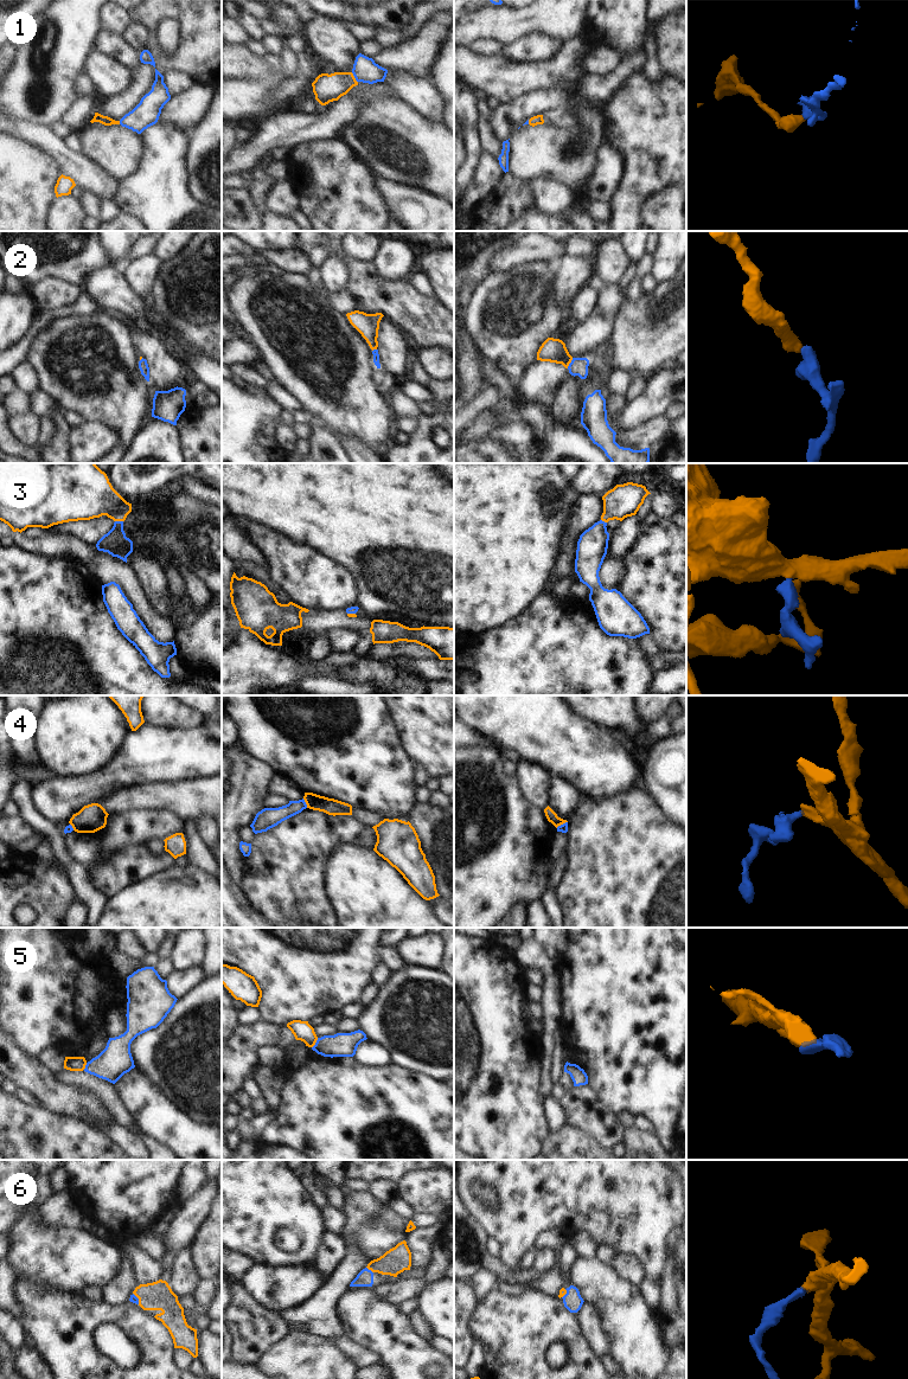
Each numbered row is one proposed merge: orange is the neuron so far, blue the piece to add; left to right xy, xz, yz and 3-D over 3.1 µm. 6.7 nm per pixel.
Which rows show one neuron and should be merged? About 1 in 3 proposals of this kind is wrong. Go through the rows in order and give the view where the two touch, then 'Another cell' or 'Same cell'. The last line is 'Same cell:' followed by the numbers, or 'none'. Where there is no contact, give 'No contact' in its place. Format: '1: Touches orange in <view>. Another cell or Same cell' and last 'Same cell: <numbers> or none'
1: Touches orange in xz. Same cell
2: Touches orange in yz. Same cell
3: Touches orange in xy. Same cell
4: Touches orange in yz. Another cell
5: Touches orange in xz. Another cell
6: Touches orange in xz. Same cell
Same cell: 1, 2, 3, 6

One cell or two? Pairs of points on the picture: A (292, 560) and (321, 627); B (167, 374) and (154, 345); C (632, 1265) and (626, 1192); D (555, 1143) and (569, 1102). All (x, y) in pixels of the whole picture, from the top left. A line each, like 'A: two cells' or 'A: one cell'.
A: two cells
B: one cell
C: two cells
D: two cells

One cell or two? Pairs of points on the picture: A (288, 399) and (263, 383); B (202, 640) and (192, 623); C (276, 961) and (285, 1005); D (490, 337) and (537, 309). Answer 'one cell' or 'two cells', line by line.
A: one cell
B: one cell
C: one cell
D: one cell

